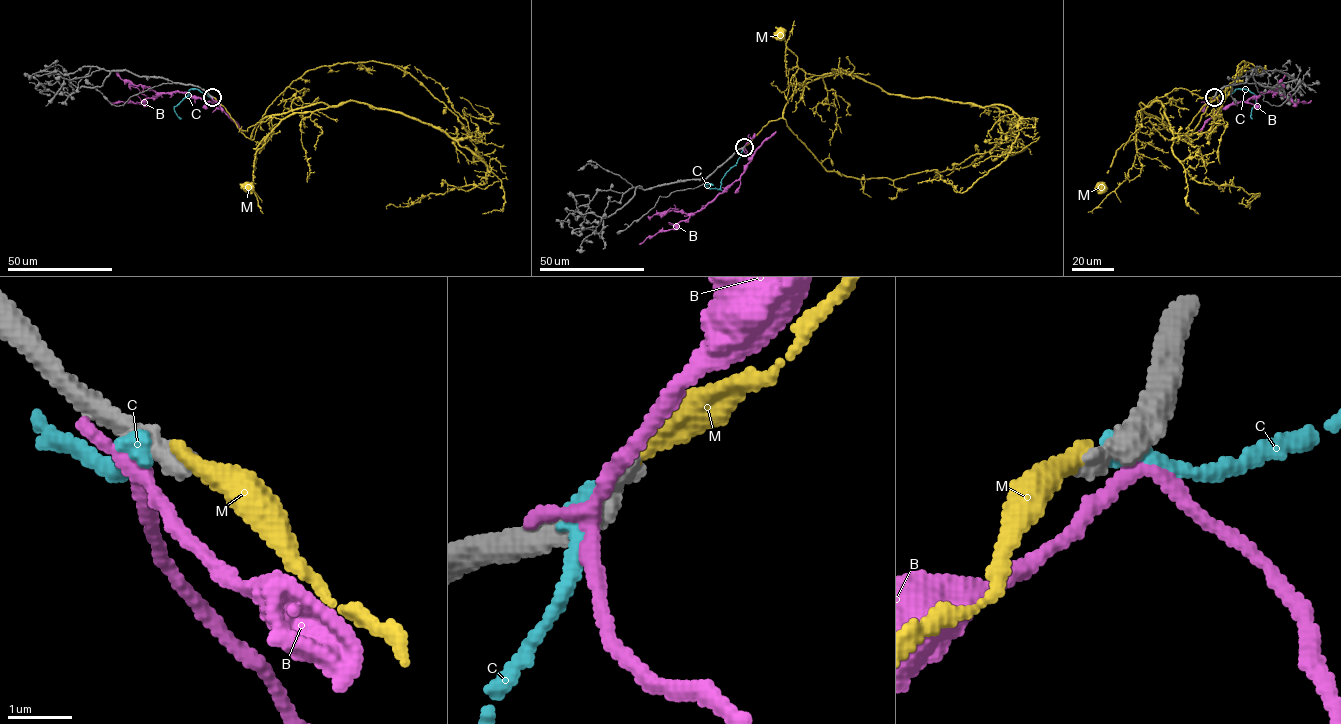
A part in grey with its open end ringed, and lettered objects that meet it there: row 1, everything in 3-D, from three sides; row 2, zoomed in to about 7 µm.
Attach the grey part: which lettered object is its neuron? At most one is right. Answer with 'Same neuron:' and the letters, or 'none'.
Same neuron: none

